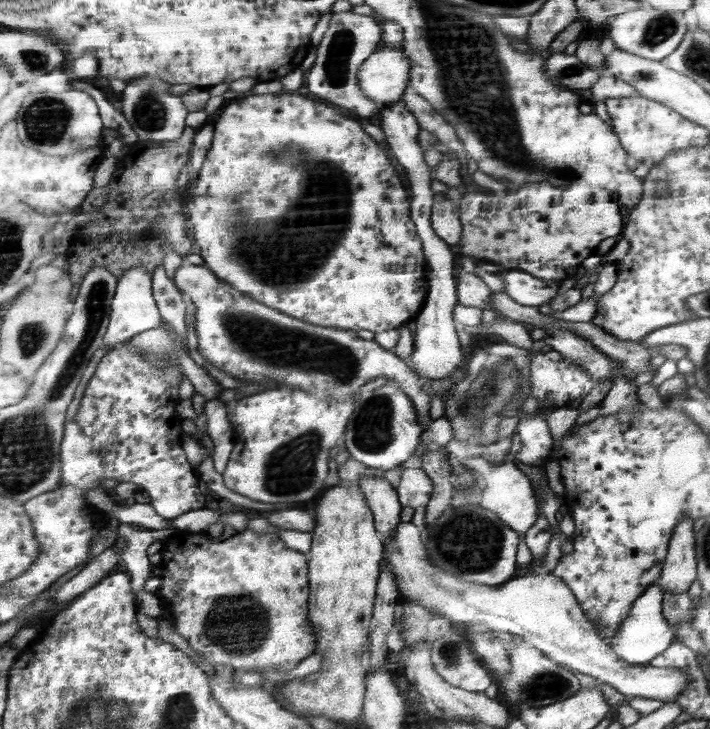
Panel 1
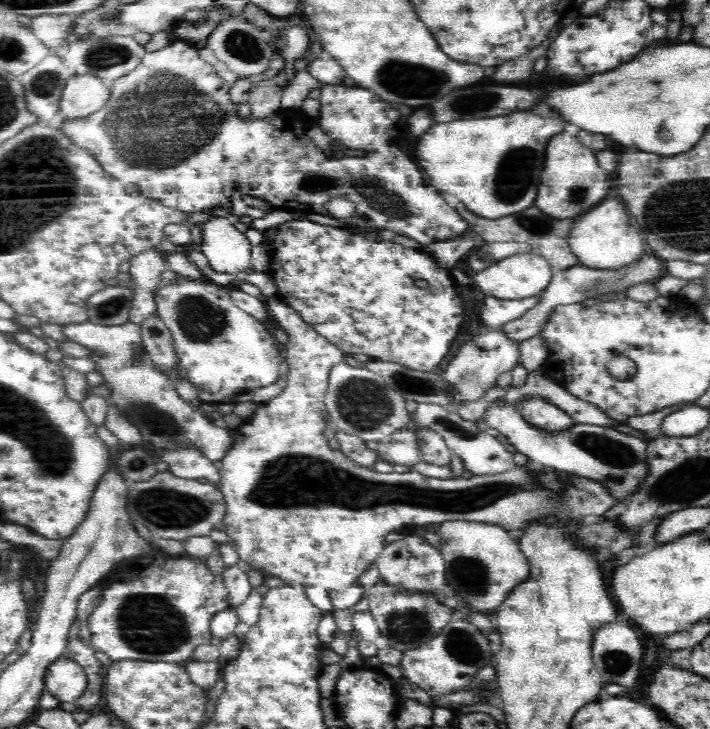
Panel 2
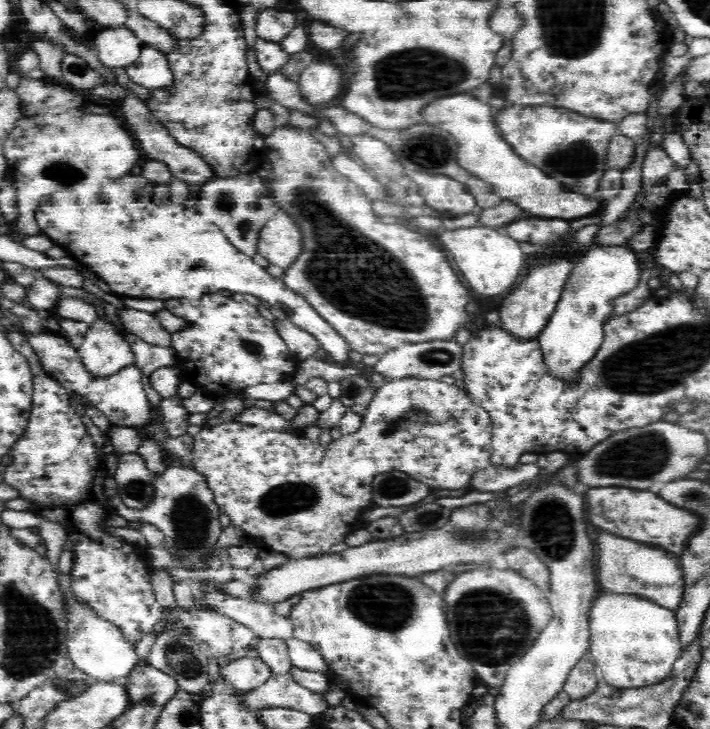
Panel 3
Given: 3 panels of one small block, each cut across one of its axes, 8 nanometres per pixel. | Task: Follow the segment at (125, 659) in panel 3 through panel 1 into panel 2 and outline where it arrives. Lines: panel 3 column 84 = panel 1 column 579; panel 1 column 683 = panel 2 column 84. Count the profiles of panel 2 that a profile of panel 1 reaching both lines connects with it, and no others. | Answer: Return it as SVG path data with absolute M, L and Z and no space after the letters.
M60 656L58 661L51 664L44 678L45 690L61 700L75 702L89 691L90 682L82 666L69 656Z

